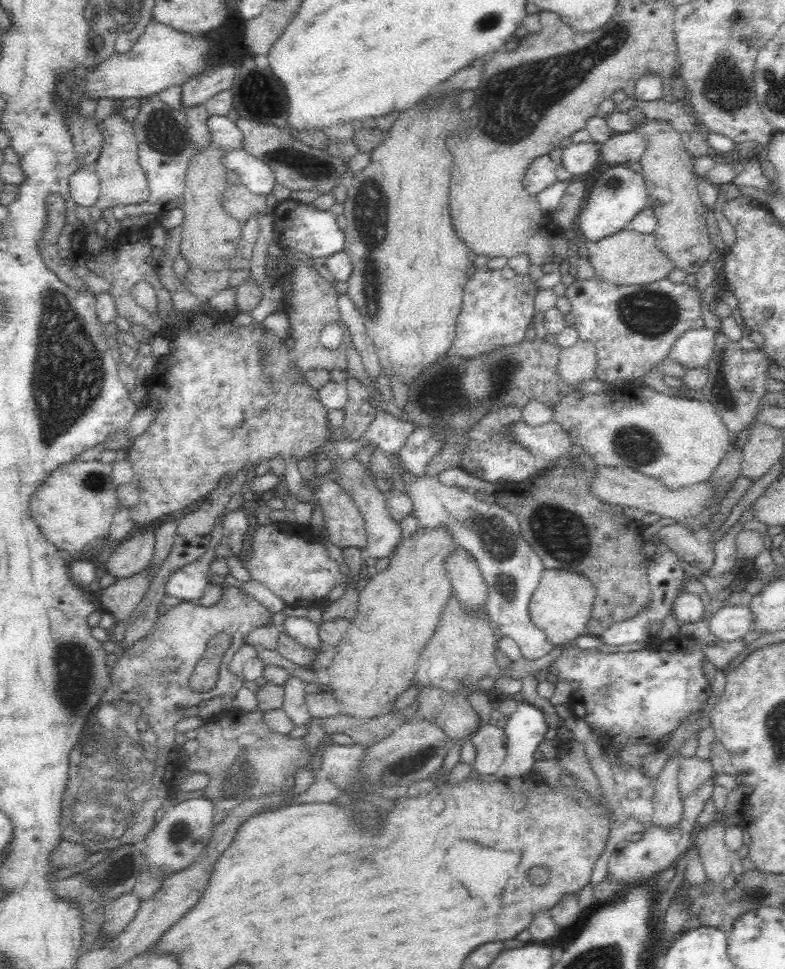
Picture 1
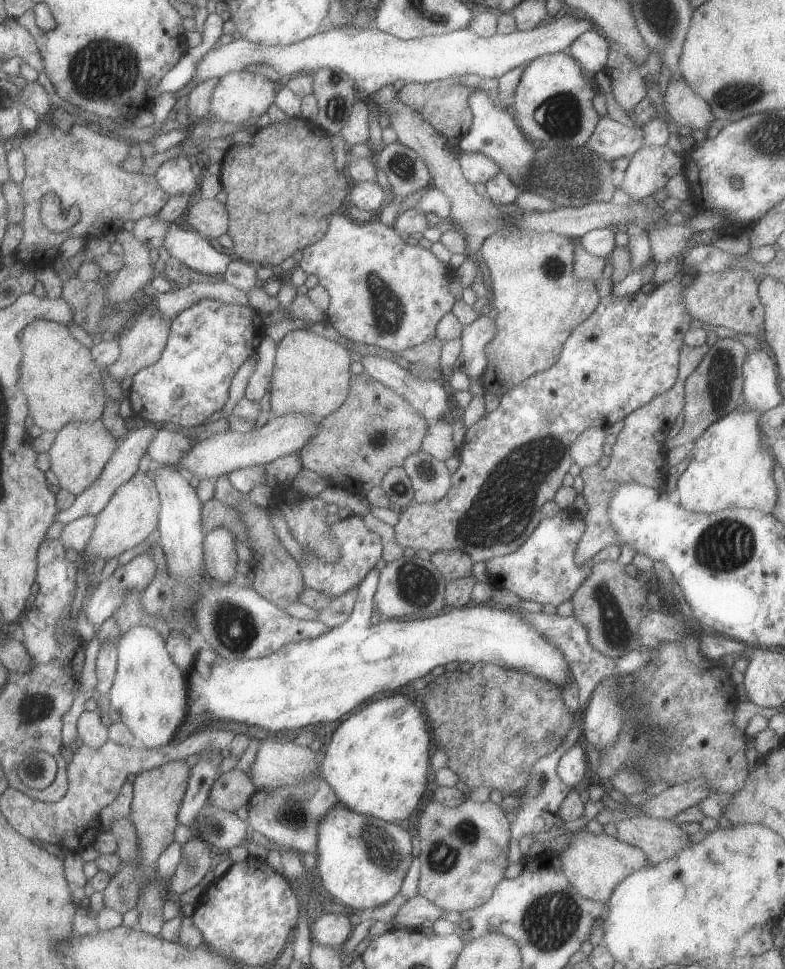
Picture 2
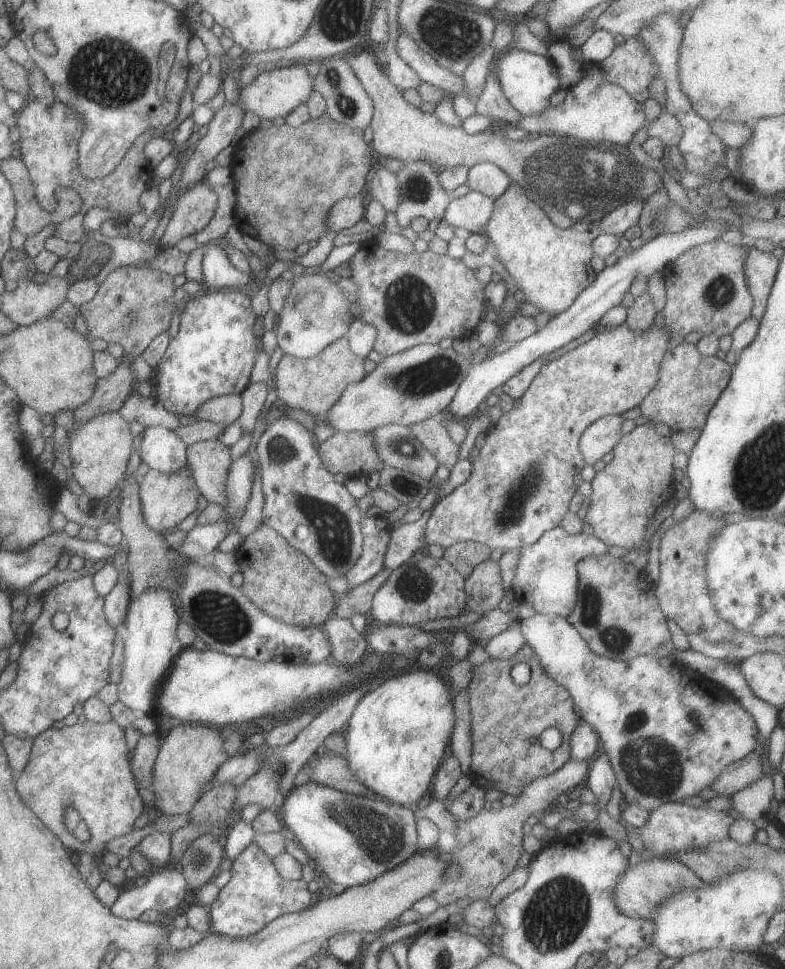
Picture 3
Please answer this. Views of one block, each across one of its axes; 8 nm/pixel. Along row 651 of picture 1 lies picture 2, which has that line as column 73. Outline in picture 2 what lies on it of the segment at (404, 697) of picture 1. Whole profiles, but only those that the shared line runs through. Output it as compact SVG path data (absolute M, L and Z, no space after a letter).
M99 419L91 423L68 423L57 432L53 444L47 450L51 463L48 470L55 475L59 488L77 496L97 479L117 446L116 439Z

